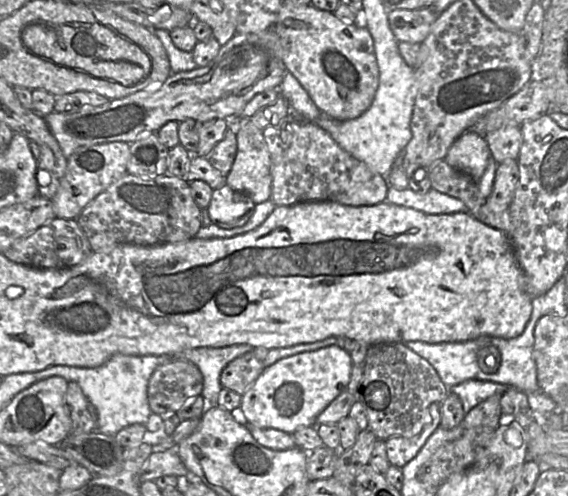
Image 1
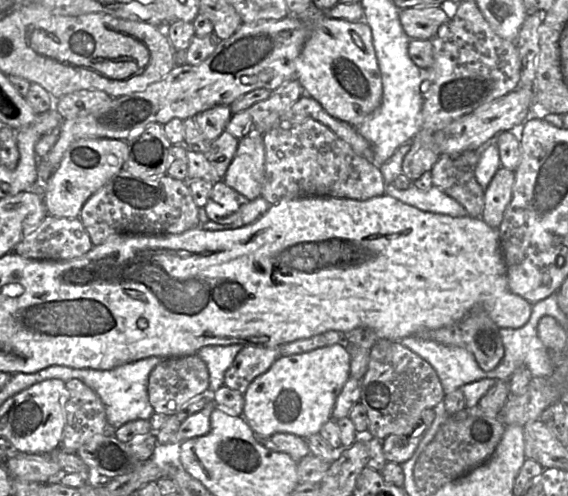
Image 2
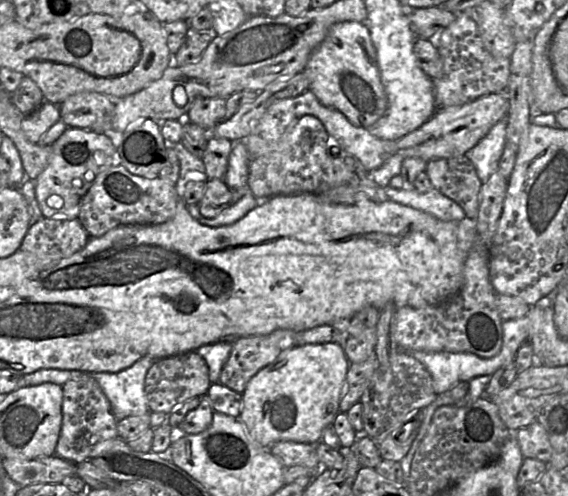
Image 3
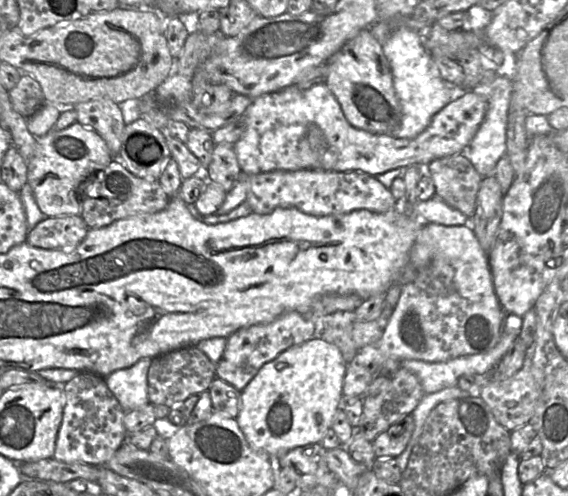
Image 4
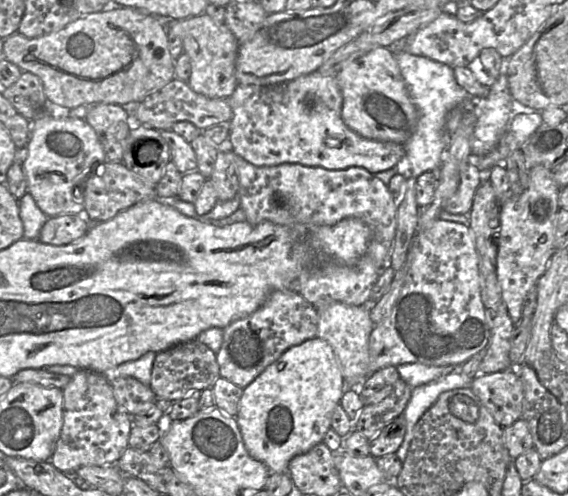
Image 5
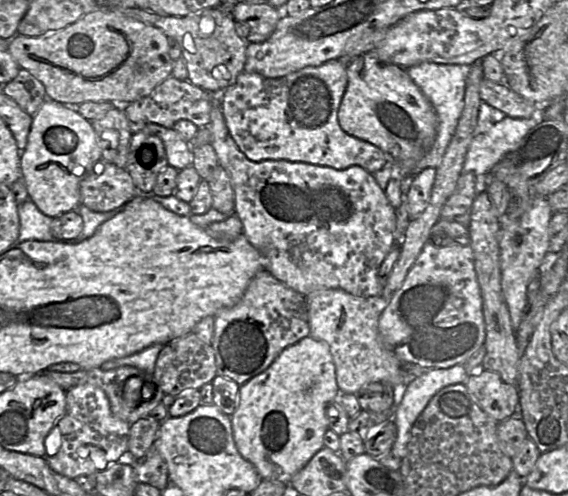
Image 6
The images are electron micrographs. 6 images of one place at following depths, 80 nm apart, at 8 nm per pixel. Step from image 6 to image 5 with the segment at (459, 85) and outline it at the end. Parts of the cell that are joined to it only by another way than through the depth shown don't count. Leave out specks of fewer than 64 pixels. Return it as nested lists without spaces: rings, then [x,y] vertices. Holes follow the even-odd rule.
[[[394,47],[392,49],[417,111],[415,127],[404,144],[406,155],[402,160],[402,163],[405,162],[407,176],[416,178],[428,171],[438,171],[451,137],[446,130],[447,115],[454,107],[471,97],[458,85],[451,66],[404,50],[394,50]]]

